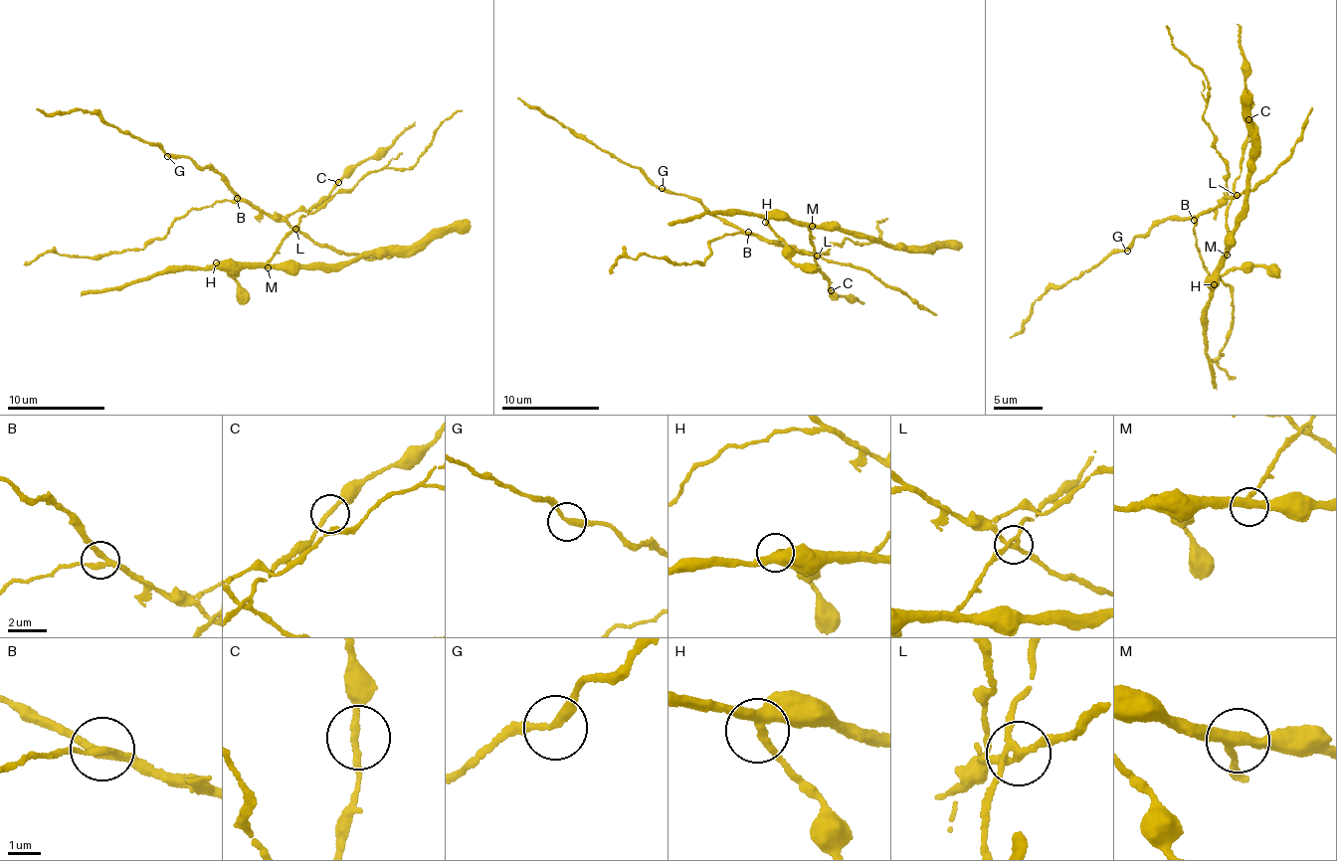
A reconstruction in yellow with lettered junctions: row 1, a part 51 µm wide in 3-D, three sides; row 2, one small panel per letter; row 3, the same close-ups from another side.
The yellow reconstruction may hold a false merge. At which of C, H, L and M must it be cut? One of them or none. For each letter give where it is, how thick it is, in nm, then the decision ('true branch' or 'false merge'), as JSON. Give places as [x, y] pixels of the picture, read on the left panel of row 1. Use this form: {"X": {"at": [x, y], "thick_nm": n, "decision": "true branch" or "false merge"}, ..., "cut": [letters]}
{"C": {"at": [338, 182], "thick_nm": 200, "decision": "true branch"}, "H": {"at": [216, 262], "thick_nm": 320, "decision": "true branch"}, "L": {"at": [295, 229], "thick_nm": 190, "decision": "false merge"}, "M": {"at": [268, 267], "thick_nm": 320, "decision": "true branch"}, "cut": ["L"]}

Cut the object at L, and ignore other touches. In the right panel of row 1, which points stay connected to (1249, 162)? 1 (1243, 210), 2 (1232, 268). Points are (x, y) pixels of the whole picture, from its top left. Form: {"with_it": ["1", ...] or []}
{"with_it": ["1", "2"]}

